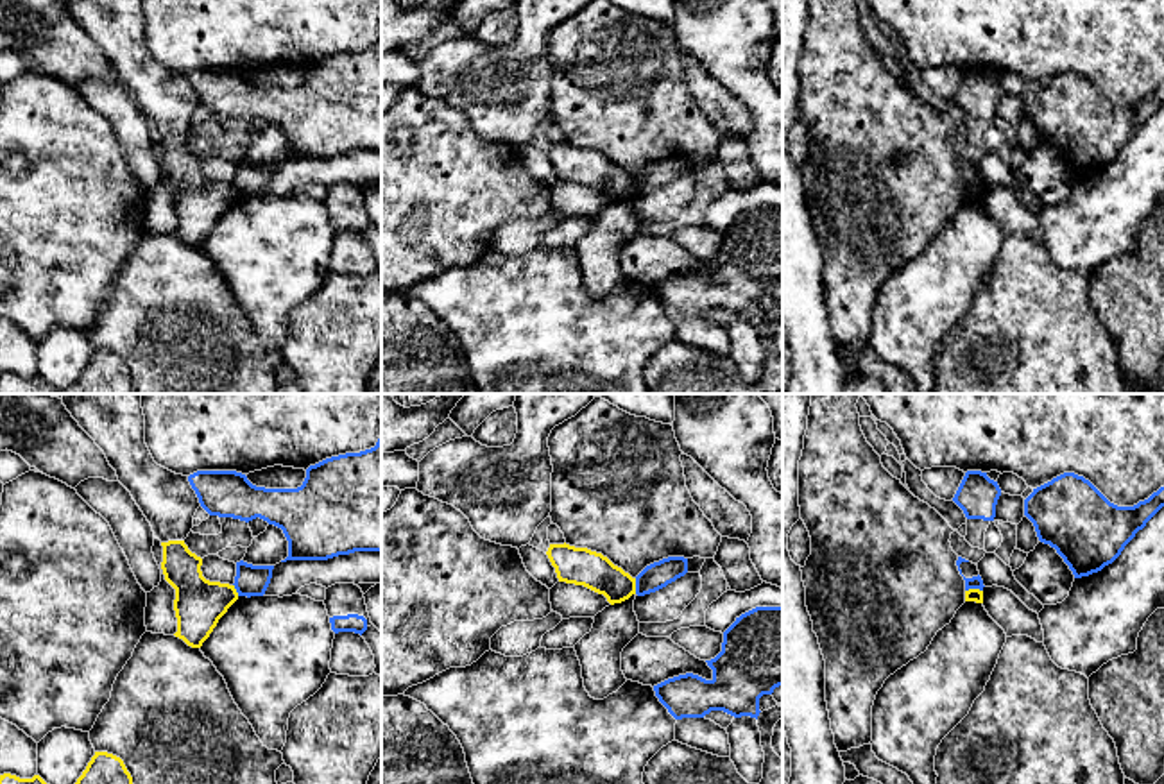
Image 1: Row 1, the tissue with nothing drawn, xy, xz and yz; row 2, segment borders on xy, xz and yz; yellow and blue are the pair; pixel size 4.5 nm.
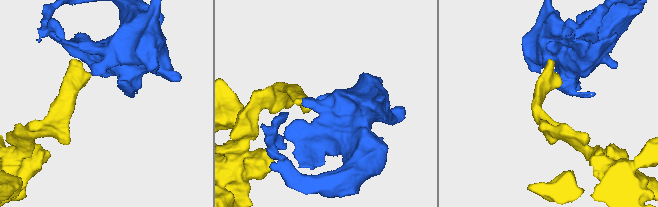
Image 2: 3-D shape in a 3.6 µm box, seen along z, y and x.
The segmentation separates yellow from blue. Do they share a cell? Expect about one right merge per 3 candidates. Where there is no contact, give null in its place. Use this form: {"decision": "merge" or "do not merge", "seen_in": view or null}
{"decision": "do not merge", "seen_in": "yz"}

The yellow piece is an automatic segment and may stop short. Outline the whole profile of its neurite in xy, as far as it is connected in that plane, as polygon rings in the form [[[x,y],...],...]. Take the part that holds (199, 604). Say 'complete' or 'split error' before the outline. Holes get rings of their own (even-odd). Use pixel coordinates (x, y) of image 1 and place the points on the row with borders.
split error; [[[64,394],[61,399],[79,426],[104,451],[109,465],[116,471],[118,481],[131,492],[150,523],[154,537],[161,541],[161,569],[165,580],[175,589],[177,632],[174,635],[192,648],[201,648],[218,619],[238,600],[238,592],[235,585],[206,580],[201,571],[202,558],[184,544],[193,528],[193,516],[201,507],[188,476],[175,474],[154,462],[145,444],[141,394]]]

